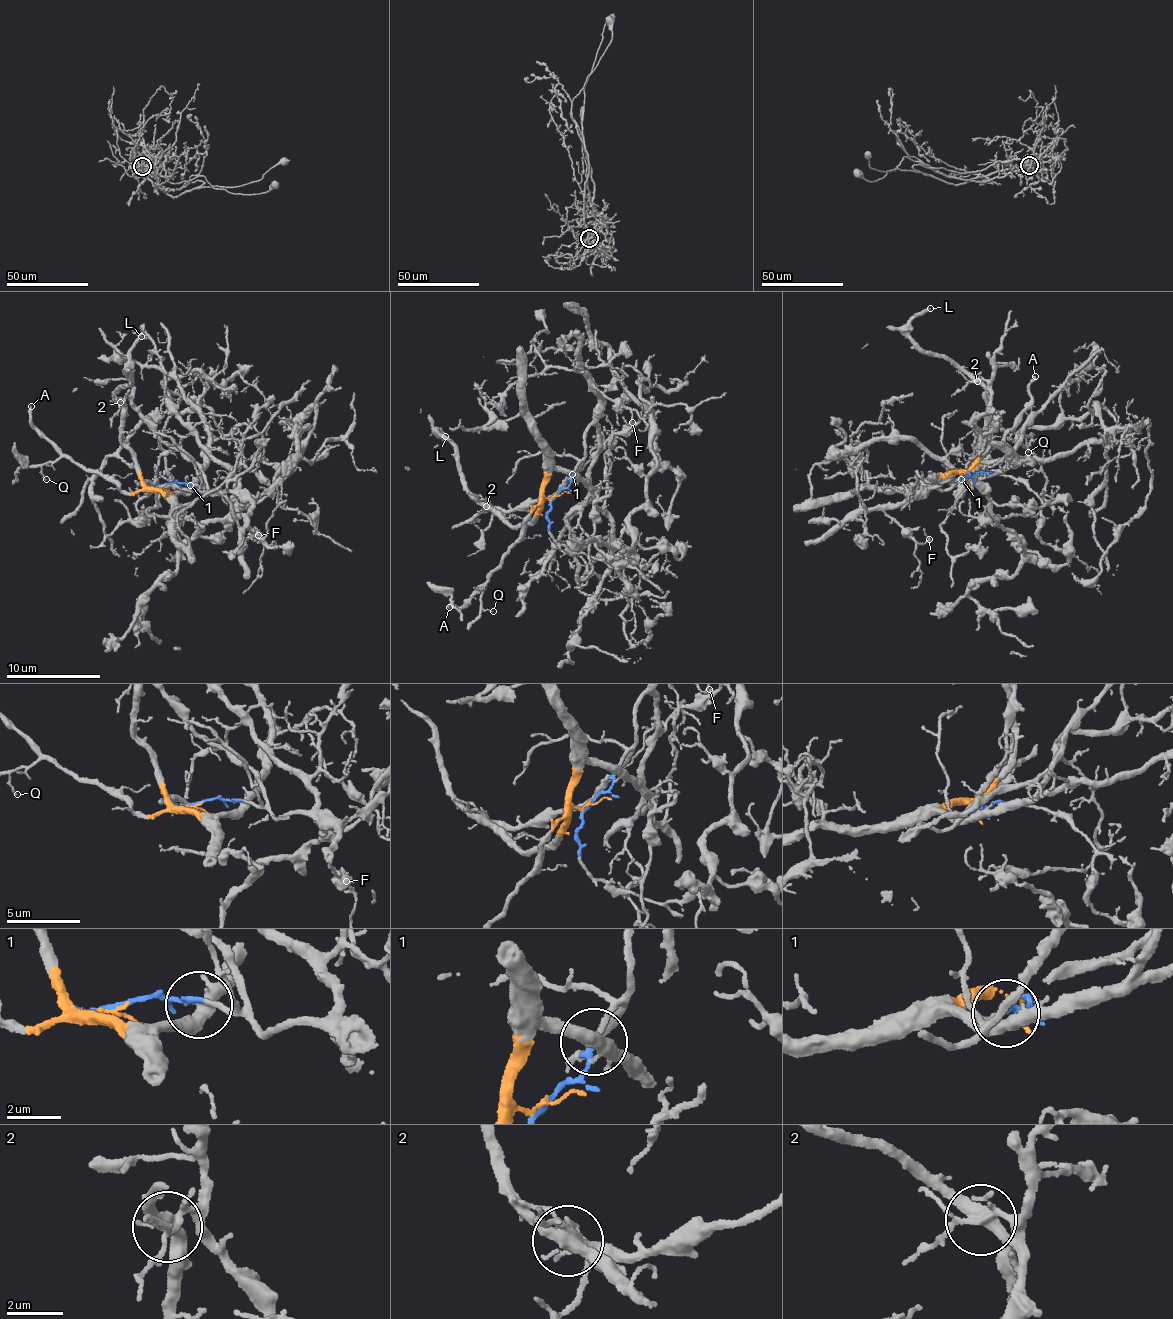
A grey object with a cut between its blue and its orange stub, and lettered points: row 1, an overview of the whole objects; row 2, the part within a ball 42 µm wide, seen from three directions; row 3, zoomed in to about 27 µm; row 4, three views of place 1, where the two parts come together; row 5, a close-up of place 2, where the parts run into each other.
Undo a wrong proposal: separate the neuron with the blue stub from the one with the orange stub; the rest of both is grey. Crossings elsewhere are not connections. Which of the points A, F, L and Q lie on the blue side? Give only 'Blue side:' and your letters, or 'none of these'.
Blue side: F

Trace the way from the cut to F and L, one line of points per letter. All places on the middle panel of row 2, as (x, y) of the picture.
F: (554, 497), (569, 484), (582, 458), (587, 428), (594, 419), (599, 396), (593, 388), (633, 415), (632, 422)
L: (554, 497), (546, 498), (531, 520), (515, 526), (503, 520), (472, 494), (455, 448), (435, 433), (445, 437)

